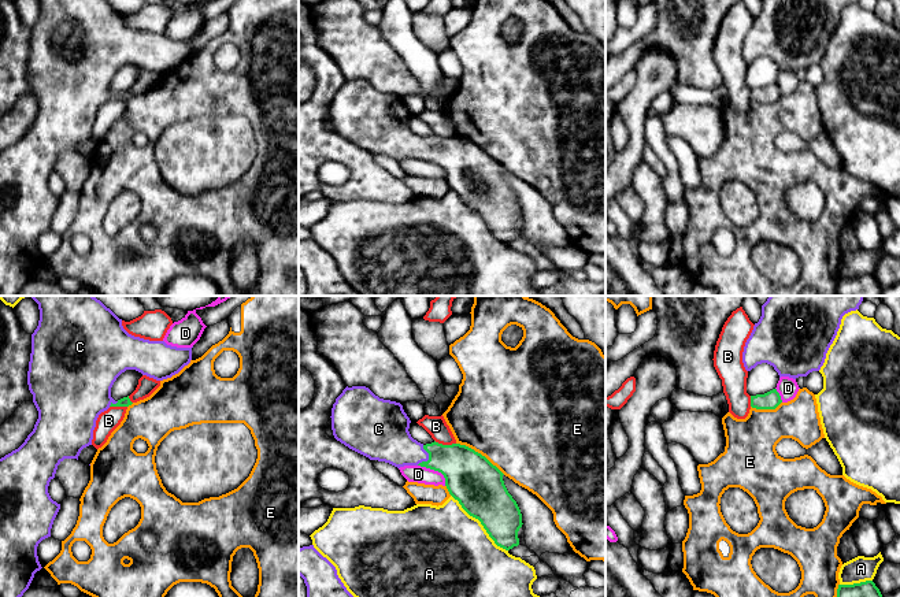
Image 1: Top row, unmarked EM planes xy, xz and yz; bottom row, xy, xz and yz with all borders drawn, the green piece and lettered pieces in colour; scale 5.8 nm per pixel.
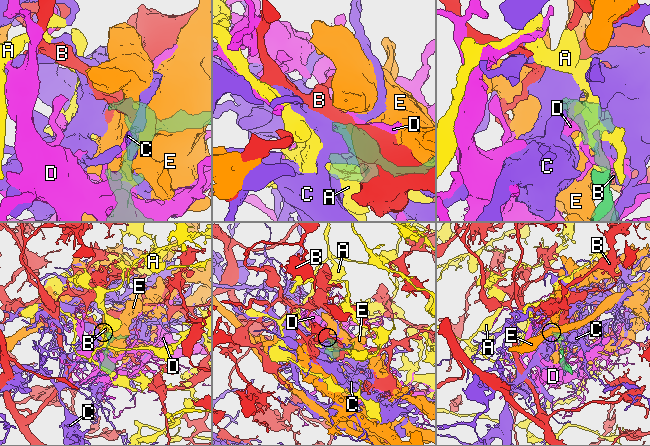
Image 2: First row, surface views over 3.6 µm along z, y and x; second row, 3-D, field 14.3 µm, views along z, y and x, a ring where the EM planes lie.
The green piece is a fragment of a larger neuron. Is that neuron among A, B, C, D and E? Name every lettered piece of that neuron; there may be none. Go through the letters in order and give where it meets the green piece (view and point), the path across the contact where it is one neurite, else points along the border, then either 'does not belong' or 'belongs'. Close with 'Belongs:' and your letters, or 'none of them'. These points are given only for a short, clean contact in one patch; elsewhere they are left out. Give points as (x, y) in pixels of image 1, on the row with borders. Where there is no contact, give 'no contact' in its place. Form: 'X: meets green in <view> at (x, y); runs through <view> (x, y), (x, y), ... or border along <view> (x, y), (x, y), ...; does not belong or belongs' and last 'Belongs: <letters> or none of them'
A: meets green in xz at (481, 523); does not belong
B: meets green in xz at (445, 445); border along xz (434, 440), (443, 444), (455, 444); does not belong
C: meets green in xz at (429, 458); belongs
D: meets green in xz at (436, 470); does not belong
E: meets green in xz at (480, 453); does not belong
Belongs: C

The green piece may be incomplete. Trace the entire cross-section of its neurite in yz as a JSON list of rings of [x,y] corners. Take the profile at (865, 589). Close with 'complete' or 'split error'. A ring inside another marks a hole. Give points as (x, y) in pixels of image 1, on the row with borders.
[[[873,581],[853,585],[838,585],[837,597],[882,597]]] | complete

